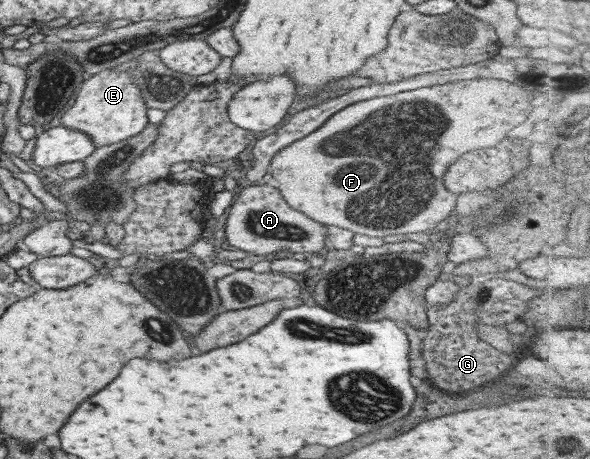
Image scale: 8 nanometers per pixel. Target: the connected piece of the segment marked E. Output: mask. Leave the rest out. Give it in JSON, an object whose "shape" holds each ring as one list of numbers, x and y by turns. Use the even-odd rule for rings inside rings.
{"shape":[[110,69,102,70,82,82,70,106,60,117,60,124,70,131,78,131,88,135,95,148,127,140,140,134,147,124,147,106,136,85,132,83,128,70,116,72]]}

